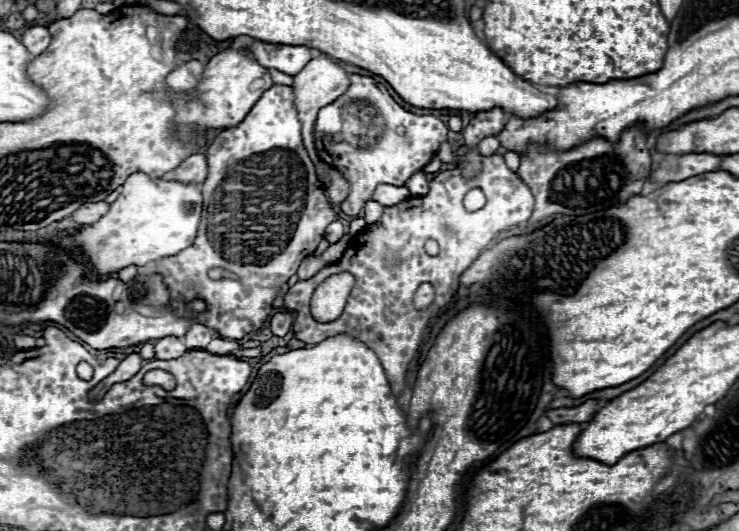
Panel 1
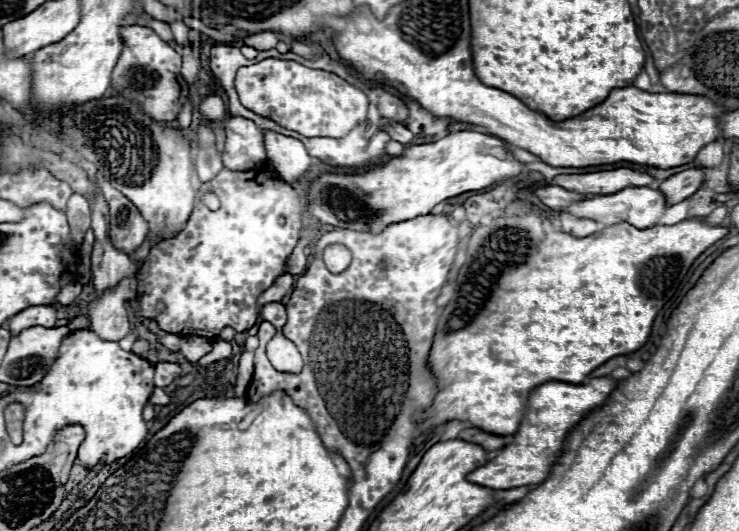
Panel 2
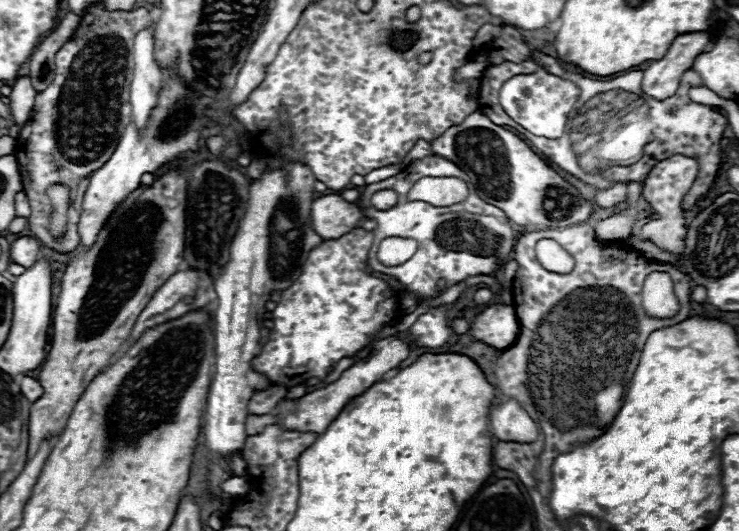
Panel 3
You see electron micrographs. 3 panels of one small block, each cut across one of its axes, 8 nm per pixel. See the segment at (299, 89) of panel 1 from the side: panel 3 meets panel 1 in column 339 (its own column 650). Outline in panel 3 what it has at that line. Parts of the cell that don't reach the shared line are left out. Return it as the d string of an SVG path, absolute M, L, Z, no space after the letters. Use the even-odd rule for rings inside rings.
M706 32L680 34L670 44L668 52L660 60L654 60L644 70L644 80L640 84L642 92L656 100L670 98L678 90L682 74L692 68L696 56L702 54L706 46L708 46Z

